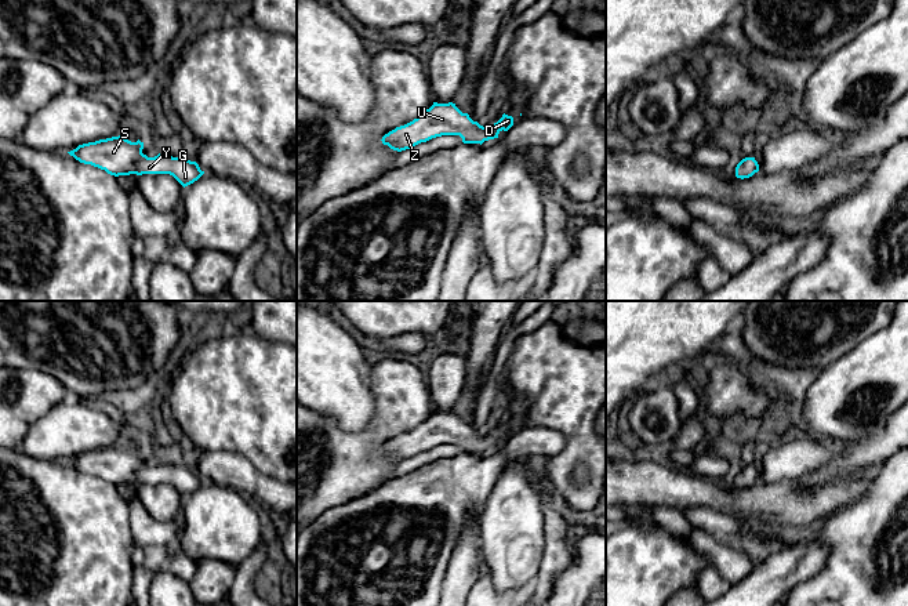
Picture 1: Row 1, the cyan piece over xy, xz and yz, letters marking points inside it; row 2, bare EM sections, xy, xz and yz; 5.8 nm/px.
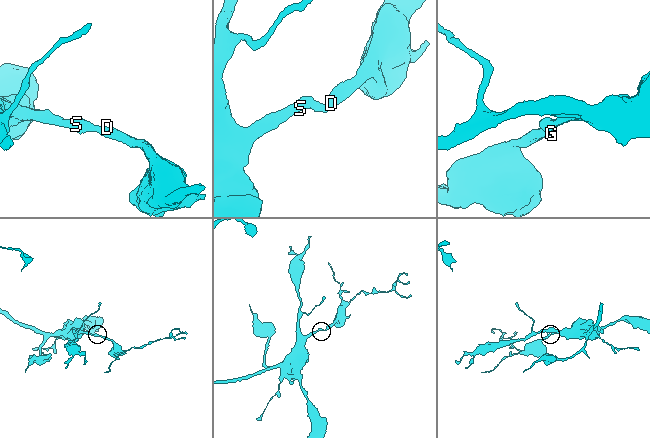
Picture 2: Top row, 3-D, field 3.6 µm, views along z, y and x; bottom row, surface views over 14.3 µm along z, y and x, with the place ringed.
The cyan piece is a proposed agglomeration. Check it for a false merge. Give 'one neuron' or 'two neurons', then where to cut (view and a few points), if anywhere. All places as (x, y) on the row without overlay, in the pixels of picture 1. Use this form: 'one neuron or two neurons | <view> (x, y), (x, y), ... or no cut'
one neuron | no cut

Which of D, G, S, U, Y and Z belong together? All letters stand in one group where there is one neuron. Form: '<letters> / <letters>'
D G S U Y Z

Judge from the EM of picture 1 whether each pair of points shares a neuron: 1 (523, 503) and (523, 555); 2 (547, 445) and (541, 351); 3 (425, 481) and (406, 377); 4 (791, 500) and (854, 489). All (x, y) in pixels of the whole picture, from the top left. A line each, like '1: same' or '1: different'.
1: same
2: different
3: different
4: same

